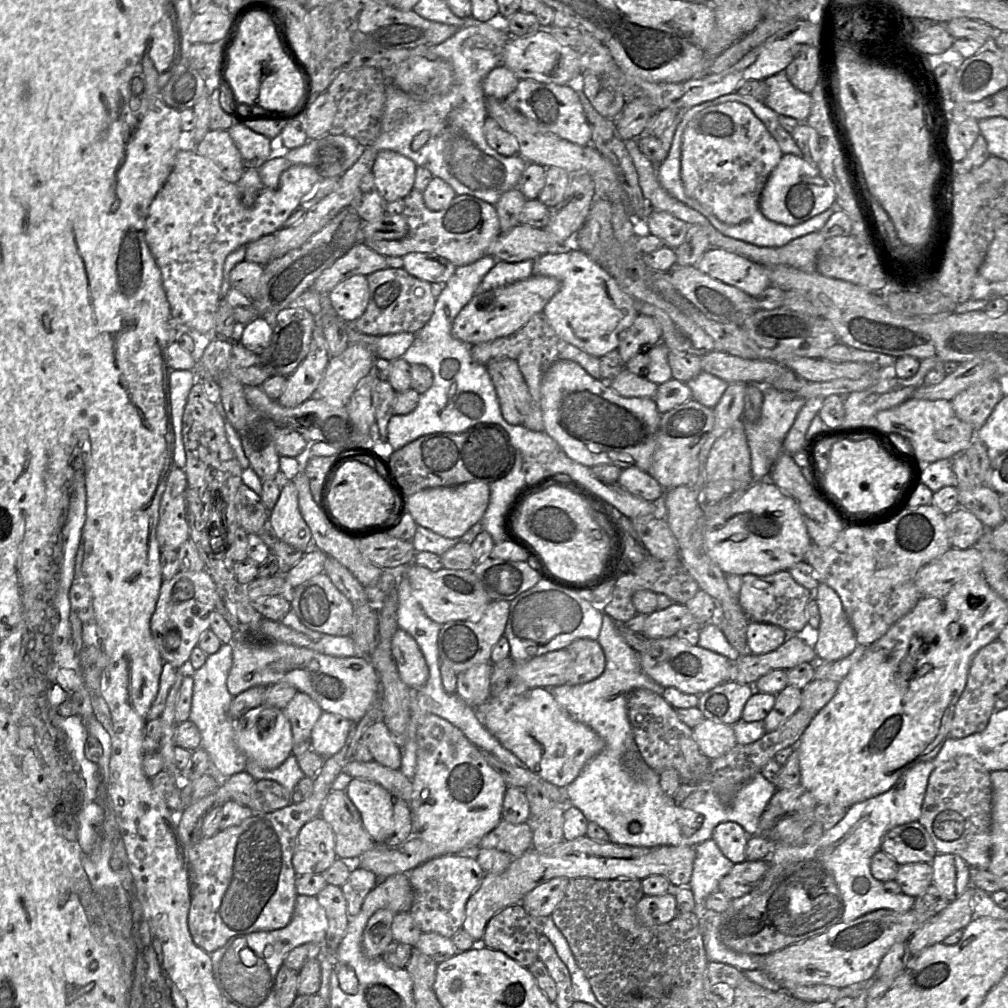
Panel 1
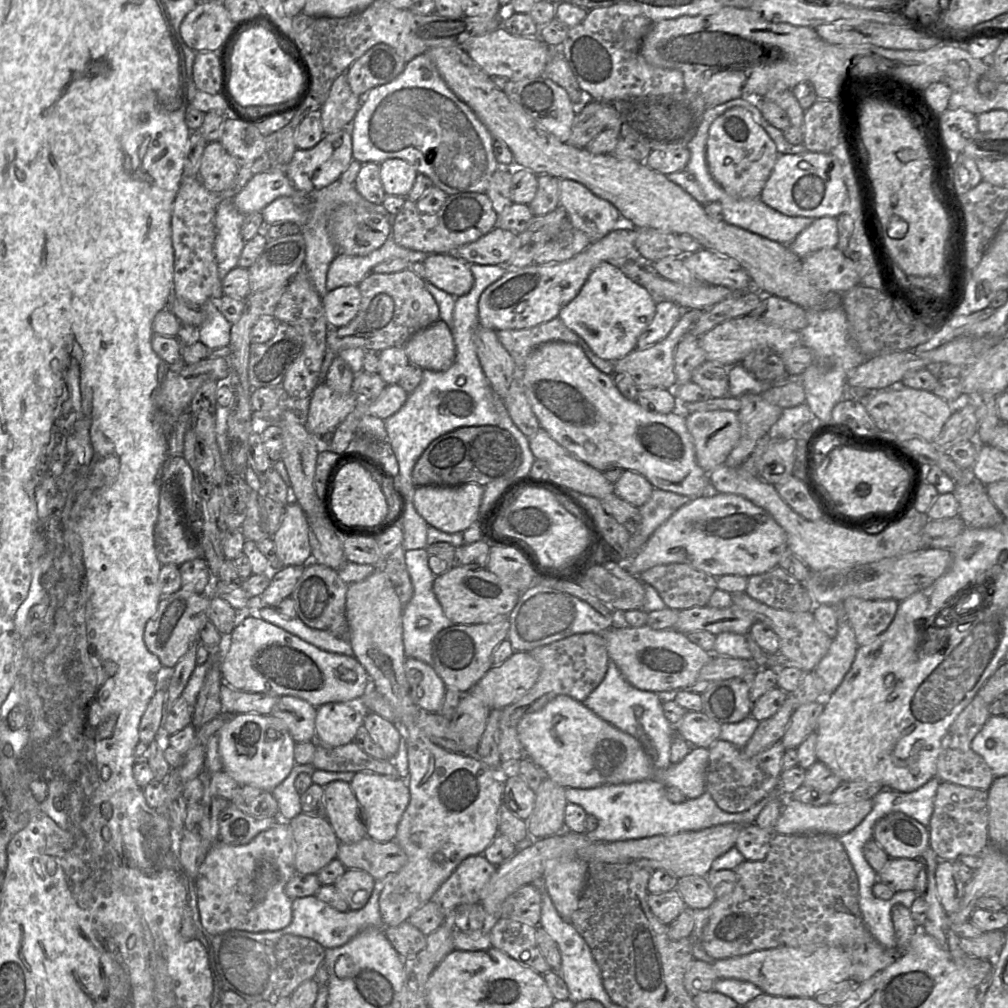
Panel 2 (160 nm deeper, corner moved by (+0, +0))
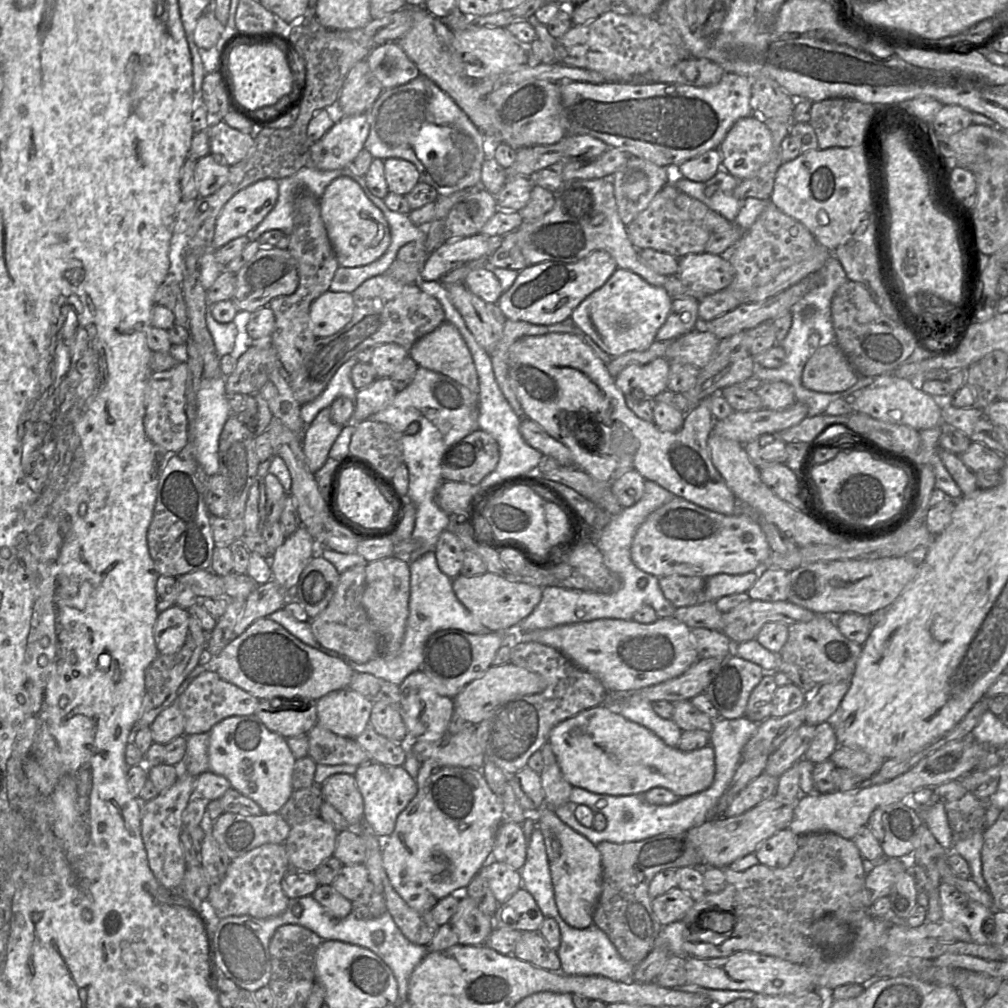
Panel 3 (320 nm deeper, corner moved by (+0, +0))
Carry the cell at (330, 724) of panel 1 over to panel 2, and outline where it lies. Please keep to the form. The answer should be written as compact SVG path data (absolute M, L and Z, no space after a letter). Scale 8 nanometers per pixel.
M331 702L317 708L315 740L317 744L338 747L354 741L365 715L357 702Z

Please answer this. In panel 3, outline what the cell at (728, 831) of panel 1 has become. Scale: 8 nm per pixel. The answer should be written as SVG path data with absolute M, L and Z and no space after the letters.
M788 828L776 832L763 841L754 852L759 863L771 868L785 868L798 849L799 835Z

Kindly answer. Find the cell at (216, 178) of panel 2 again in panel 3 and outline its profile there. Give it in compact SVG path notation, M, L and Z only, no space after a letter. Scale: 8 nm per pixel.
M211 153L198 159L195 164L194 177L199 197L216 192L226 182L229 167Z

